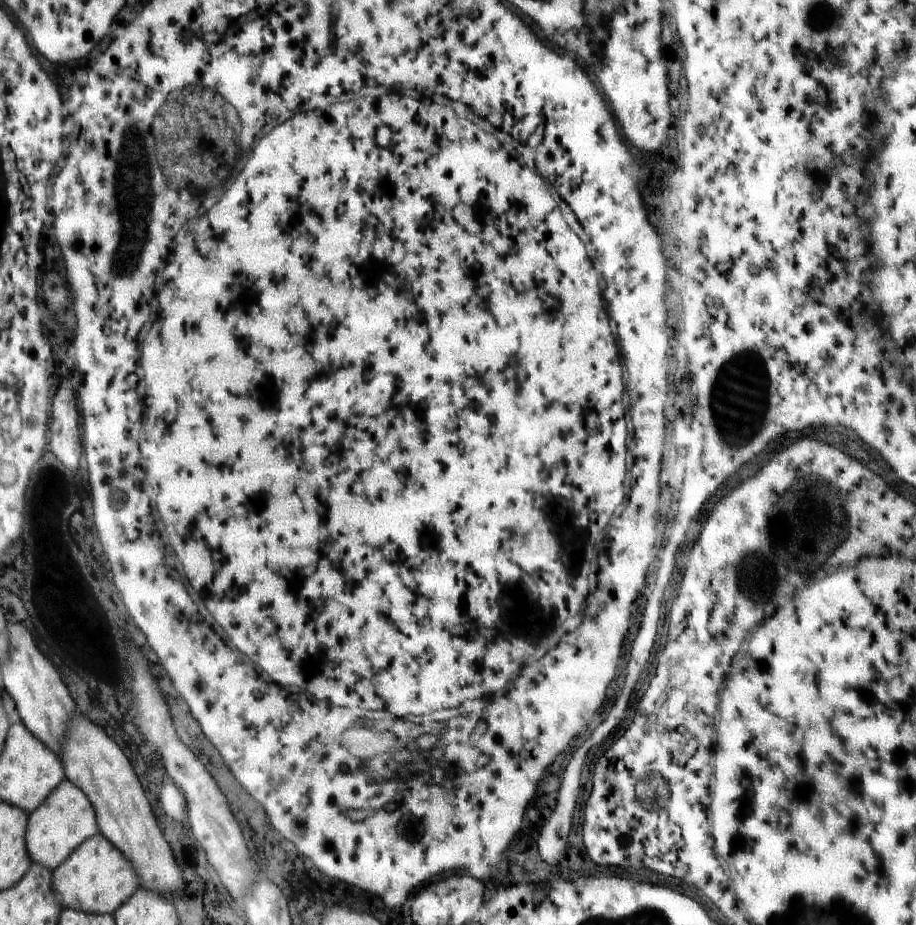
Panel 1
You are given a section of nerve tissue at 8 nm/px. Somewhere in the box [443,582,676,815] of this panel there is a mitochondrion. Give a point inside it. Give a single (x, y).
(644, 790)

